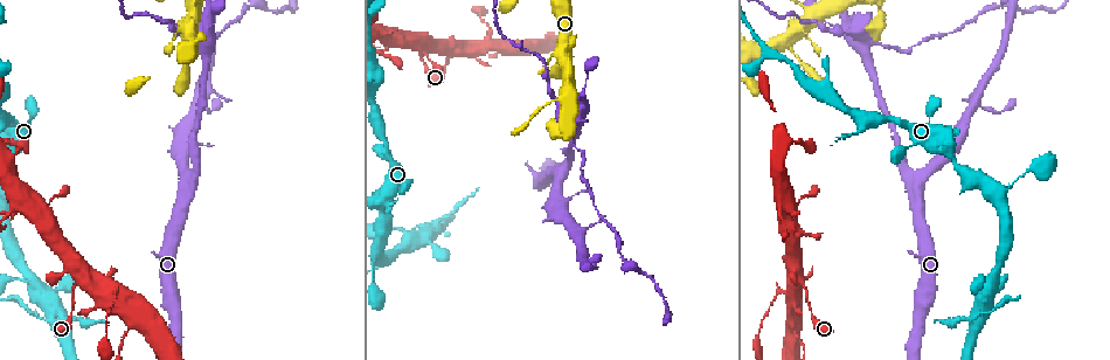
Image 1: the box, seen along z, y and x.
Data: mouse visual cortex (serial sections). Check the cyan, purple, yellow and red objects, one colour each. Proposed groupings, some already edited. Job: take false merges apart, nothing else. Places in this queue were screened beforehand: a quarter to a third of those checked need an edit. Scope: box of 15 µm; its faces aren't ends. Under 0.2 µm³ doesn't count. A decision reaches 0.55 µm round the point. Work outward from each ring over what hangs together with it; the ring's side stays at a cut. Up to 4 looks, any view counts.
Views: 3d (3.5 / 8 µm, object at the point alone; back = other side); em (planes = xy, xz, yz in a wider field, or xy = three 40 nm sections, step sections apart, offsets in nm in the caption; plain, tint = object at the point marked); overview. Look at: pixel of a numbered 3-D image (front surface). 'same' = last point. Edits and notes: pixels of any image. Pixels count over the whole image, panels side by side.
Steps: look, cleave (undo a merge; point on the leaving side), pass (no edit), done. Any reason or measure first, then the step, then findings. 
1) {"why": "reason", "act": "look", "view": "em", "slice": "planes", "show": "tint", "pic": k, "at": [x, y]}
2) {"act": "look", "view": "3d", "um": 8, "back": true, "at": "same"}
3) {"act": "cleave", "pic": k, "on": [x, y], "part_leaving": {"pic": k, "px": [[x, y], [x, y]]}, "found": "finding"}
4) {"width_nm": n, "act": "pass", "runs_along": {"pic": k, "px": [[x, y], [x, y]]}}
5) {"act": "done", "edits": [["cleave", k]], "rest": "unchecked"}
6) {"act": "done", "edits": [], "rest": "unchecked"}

{"why": "thick turns thin", "act": "look", "view": "em", "slice": "xy", "step": 2, "show": "tint", "pic": 1, "at": [73, 307]}

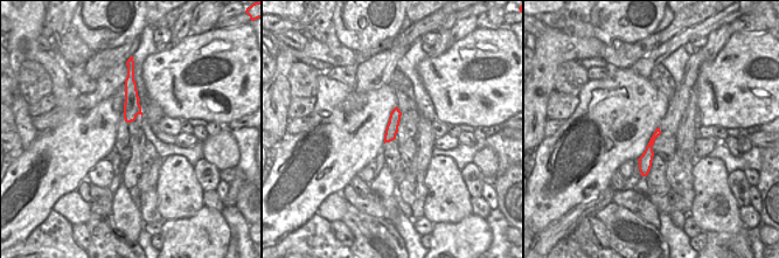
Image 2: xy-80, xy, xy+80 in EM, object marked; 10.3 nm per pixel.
{"act": "look", "view": "3d", "um": 3.5, "at": "same"}

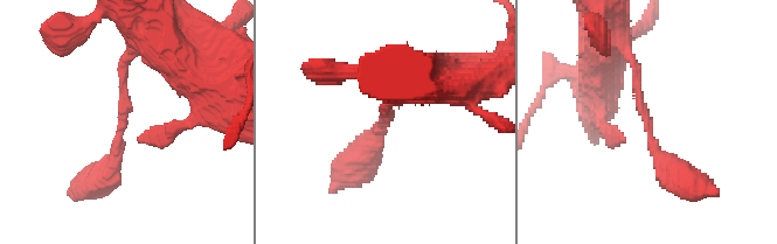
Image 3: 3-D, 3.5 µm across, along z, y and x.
{"act": "pass", "found": "continuous, no second cell"}

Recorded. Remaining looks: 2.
{"act": "look", "view": "3d", "um": 3.5, "pic": 1, "at": [978, 318]}

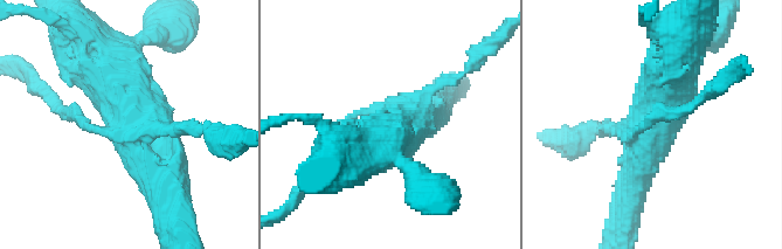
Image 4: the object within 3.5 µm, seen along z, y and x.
{"why": "shape alone is not enough", "act": "look", "view": "em", "slice": "xy", "step": 5, "show": "tint", "pic": 4, "at": [659, 123]}

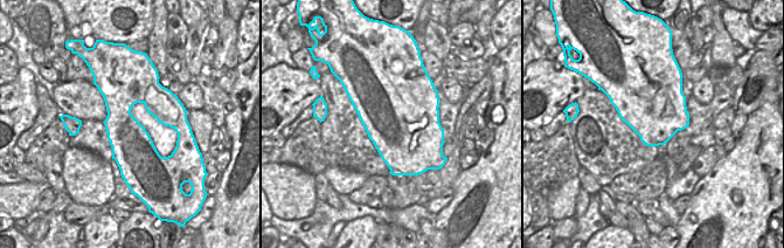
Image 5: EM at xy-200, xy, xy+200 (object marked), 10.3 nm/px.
{"act": "cleave", "pic": 4, "on": [195, 129], "part_leaving": {"pic": 4, "px": [[160, 129], [207, 129], [240, 139]]}, "found": "two cells meet here"}

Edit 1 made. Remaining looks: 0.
{"act": "done", "edits": [["cleave", 4]], "rest": "unchecked"}

